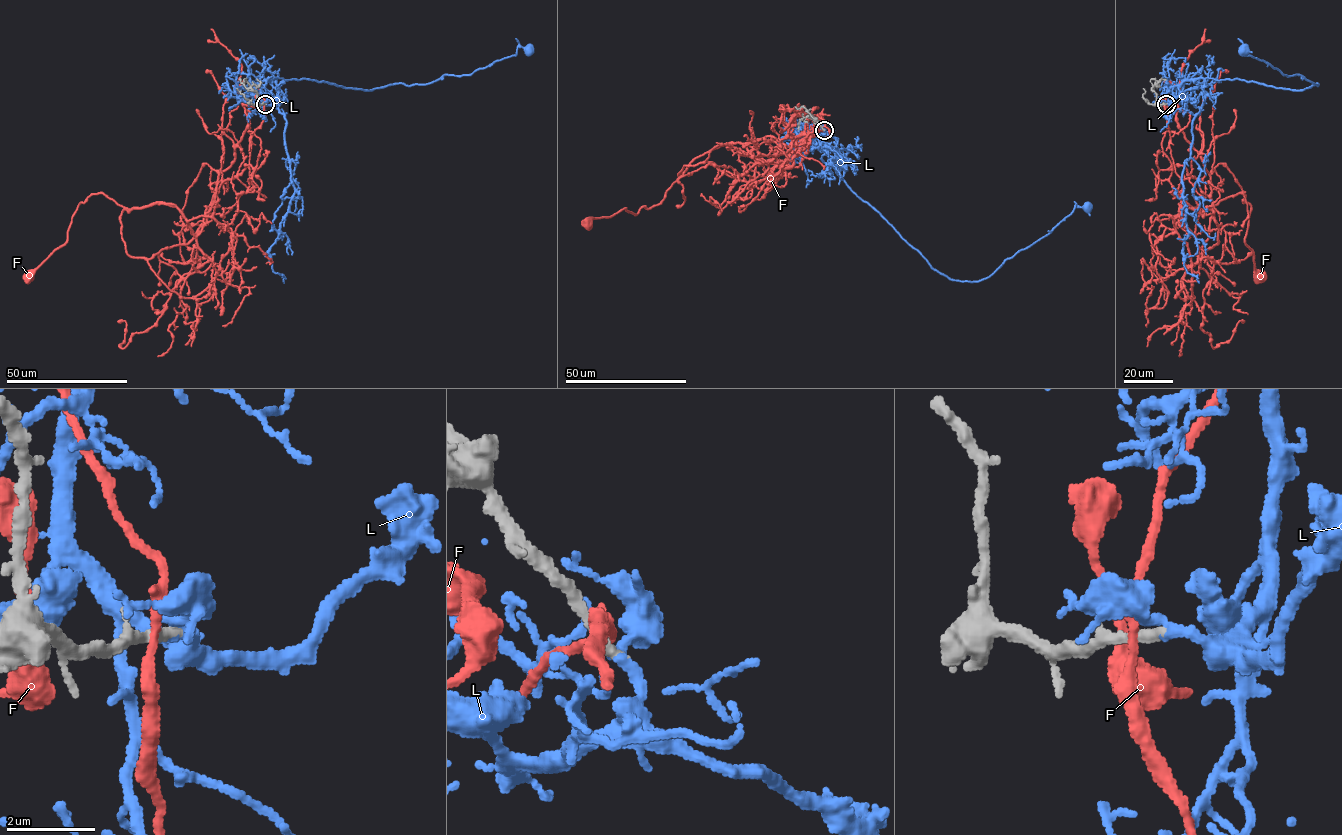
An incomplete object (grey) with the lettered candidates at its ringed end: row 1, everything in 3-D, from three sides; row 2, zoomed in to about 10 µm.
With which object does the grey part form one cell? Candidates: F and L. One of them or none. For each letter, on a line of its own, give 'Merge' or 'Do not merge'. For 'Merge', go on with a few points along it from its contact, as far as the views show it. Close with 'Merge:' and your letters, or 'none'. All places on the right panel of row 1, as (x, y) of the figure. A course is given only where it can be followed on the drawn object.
F: Do not merge
L: Merge. Its course: (1166, 104), (1172, 101), (1173, 88), (1207, 78), (1300, 90), (1318, 85), (1299, 74), (1284, 75), (1243, 50)
Merge: L

